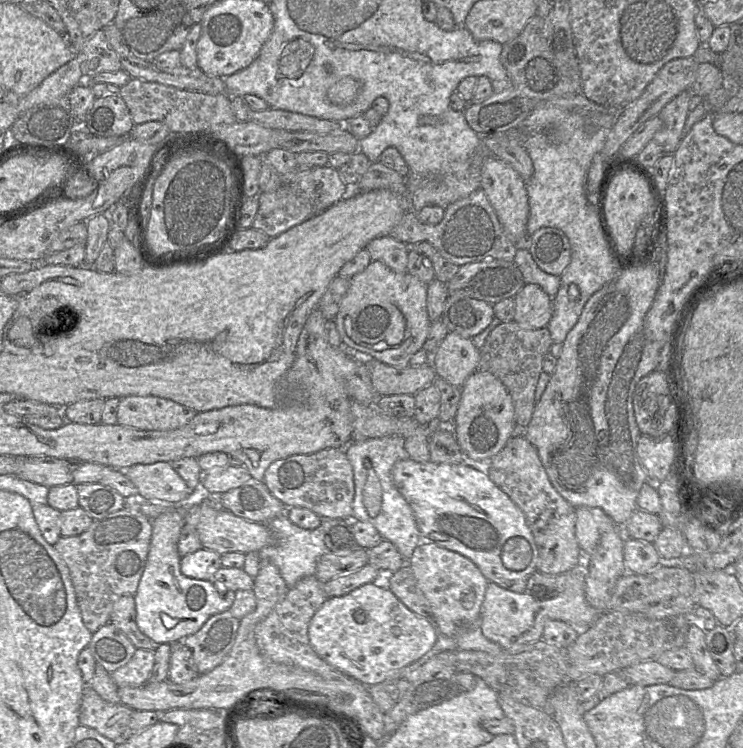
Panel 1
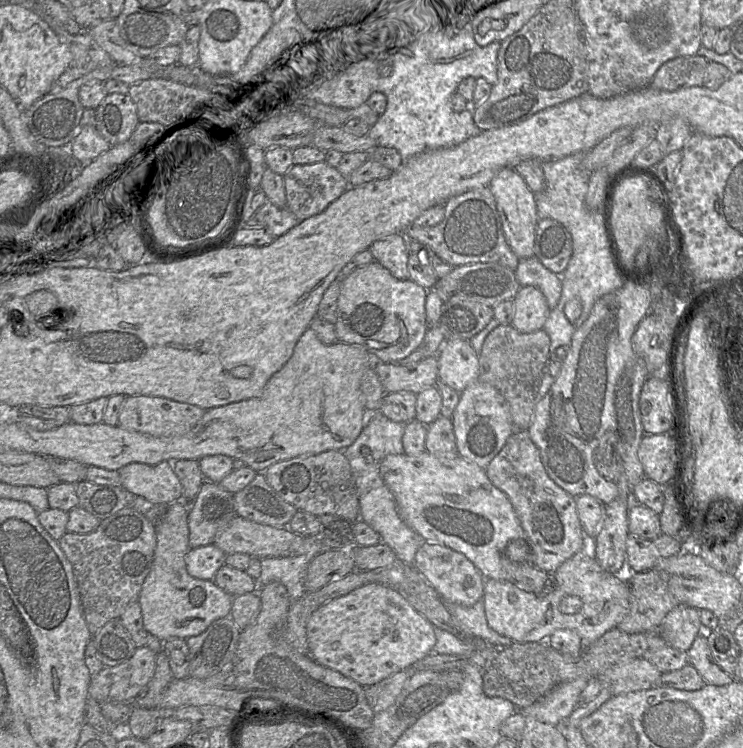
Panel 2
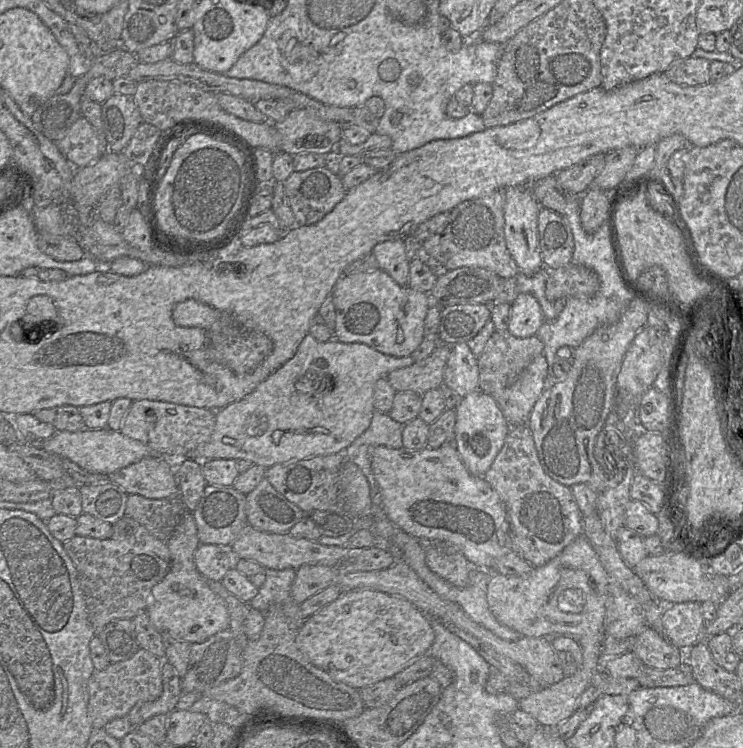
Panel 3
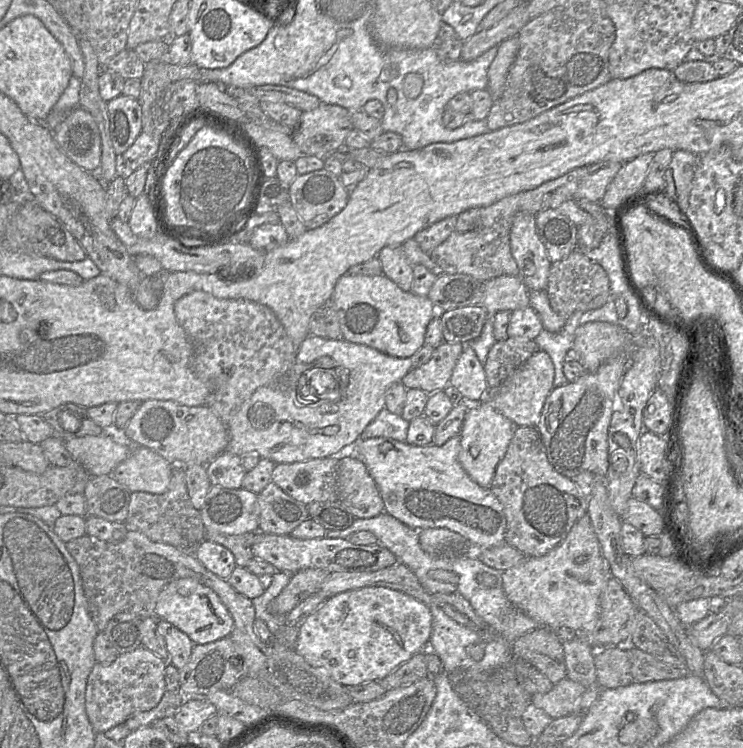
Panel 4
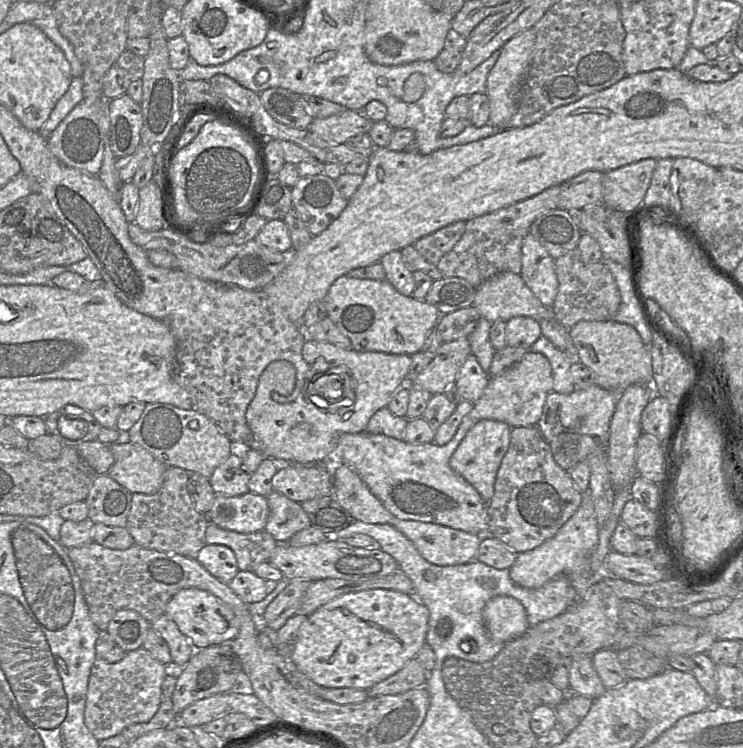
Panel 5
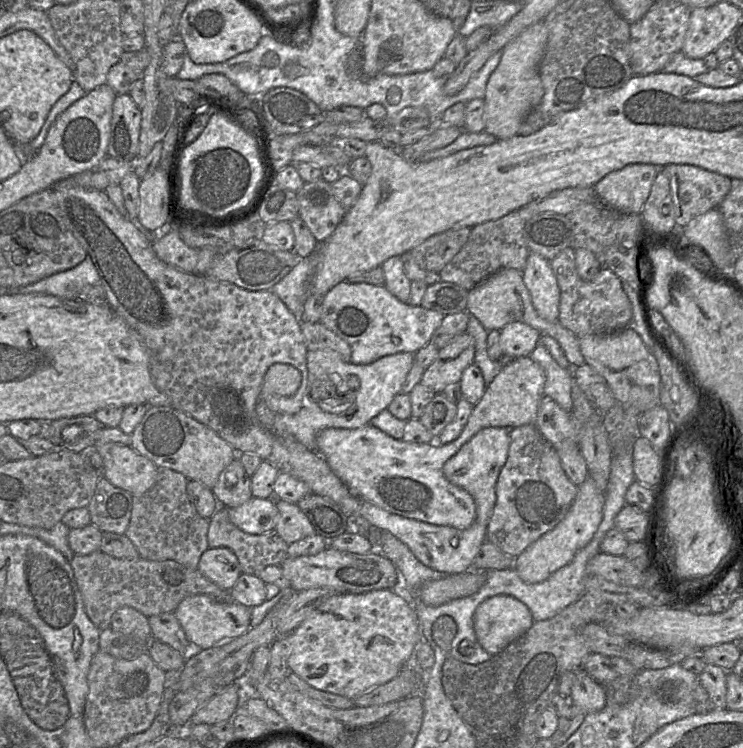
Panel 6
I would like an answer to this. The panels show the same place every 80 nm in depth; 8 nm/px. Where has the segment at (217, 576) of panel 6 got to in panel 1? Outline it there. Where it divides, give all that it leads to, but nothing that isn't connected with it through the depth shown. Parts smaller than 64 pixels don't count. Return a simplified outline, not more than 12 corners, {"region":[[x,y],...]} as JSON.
{"region":[[204,547],[183,556],[182,574],[212,580],[221,555]]}

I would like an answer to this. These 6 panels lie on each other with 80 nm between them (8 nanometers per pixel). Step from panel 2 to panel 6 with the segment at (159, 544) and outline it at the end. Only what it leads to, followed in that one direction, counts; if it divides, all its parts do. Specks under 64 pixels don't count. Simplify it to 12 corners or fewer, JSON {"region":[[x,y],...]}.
{"region":[[205,594],[174,614],[194,650],[251,628],[251,608]]}

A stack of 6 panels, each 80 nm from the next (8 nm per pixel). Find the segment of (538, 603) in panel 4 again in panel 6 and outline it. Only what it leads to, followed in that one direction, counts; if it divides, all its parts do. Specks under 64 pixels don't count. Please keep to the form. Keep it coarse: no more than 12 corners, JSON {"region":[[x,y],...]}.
{"region":[[588,475],[565,517],[515,558],[526,583],[571,562],[595,535],[605,494]]}

